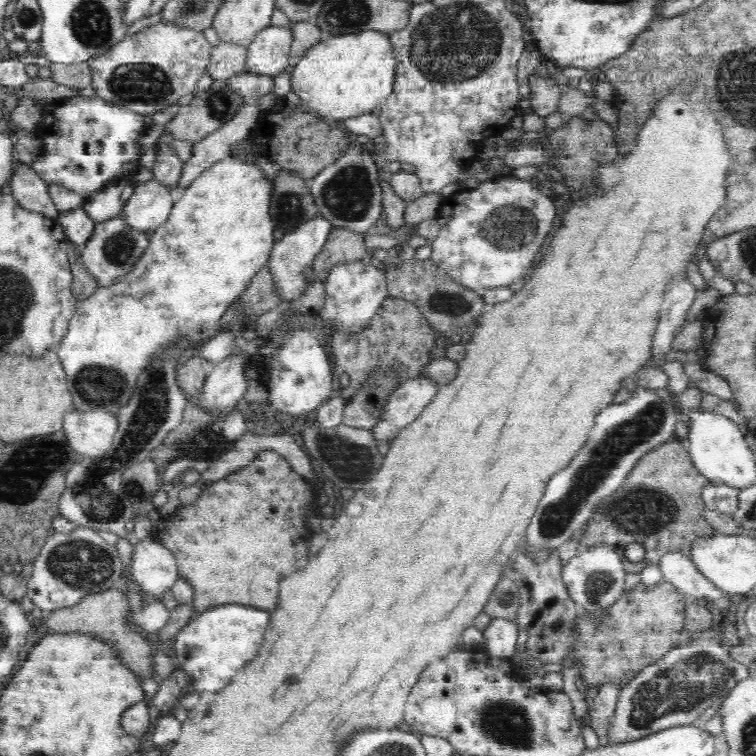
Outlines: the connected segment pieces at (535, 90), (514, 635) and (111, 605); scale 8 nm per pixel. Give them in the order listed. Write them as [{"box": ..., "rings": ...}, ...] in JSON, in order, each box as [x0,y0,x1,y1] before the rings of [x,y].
[{"box":[526,74,563,117],"rings":[[[533,74],[528,77],[528,84],[531,94],[526,104],[531,105],[534,113],[546,117],[559,110],[558,103],[563,90],[555,80]]]},{"box":[482,618,519,657],"rings":[[[504,618],[492,619],[483,632],[482,648],[494,657],[511,657],[515,654],[519,628],[514,621]]]},{"box":[44,588,159,681],"rings":[[[108,588],[100,594],[88,594],[80,602],[72,606],[61,607],[51,611],[52,614],[44,620],[44,630],[50,631],[83,631],[84,634],[98,635],[99,638],[108,639],[120,653],[124,665],[128,665],[132,671],[141,677],[152,677],[159,681],[158,676],[154,676],[152,649],[153,646],[146,641],[145,634],[138,636],[128,628],[128,600],[122,592],[115,588]]]}]

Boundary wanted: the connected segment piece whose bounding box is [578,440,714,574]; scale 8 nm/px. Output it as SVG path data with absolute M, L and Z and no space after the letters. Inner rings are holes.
M672 440L652 449L637 463L624 486L614 495L600 501L593 514L579 533L579 544L590 548L594 544L607 544L622 559L628 574L641 573L650 564L658 565L668 552L681 552L689 556L689 544L700 535L712 535L713 526L704 518L707 505L702 490L709 481L697 470L686 449L685 442ZM628 544L642 544L645 558L635 564L624 556Z

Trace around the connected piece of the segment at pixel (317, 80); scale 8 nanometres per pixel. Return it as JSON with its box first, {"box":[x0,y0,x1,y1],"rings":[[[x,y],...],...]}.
{"box":[290,30,396,124],"rings":[[[373,30],[330,35],[322,42],[310,46],[294,64],[290,84],[292,92],[300,97],[300,102],[306,102],[322,116],[336,119],[338,124],[344,119],[370,113],[392,94],[394,88],[396,58],[392,58],[392,45],[389,42],[388,34]]]}

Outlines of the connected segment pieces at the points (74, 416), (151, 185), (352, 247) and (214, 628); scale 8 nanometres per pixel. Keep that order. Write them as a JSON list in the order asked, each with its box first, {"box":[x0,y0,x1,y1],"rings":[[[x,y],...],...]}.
[{"box":[64,410,117,456],"rings":[[[104,410],[71,411],[64,416],[66,438],[82,456],[98,456],[110,450],[116,430],[117,416]]]},{"box":[121,178,175,232],"rings":[[[153,178],[135,187],[132,196],[121,208],[121,218],[128,225],[129,230],[133,230],[133,232],[154,232],[161,223],[166,222],[175,201],[175,192]]]},{"box":[312,227,371,283],"rings":[[[347,227],[331,230],[322,250],[313,259],[312,269],[317,278],[324,283],[329,270],[345,259],[360,259],[371,253],[364,245],[364,235]]]},{"box":[174,603,268,692],"rings":[[[238,603],[220,604],[196,614],[186,627],[176,634],[174,644],[178,667],[190,677],[190,690],[200,692],[222,690],[232,676],[244,668],[252,658],[256,646],[264,638],[268,626],[268,611]]]}]

